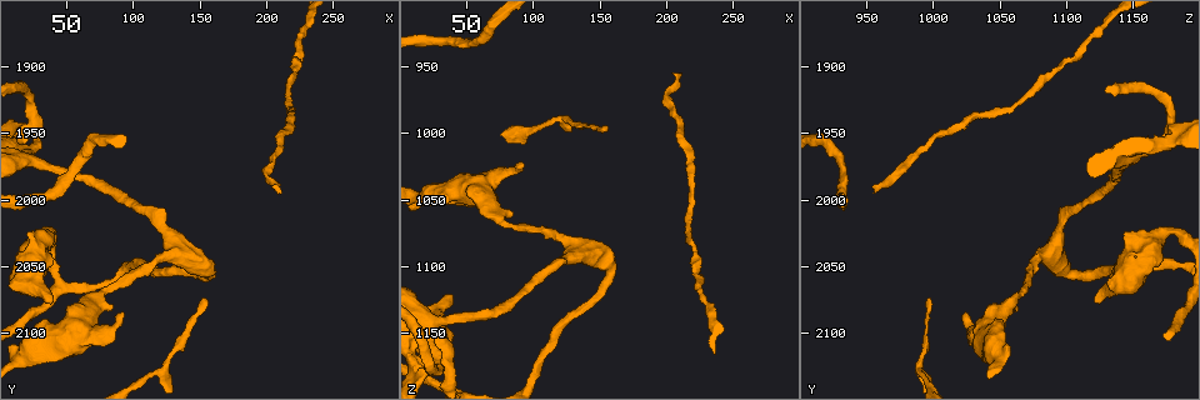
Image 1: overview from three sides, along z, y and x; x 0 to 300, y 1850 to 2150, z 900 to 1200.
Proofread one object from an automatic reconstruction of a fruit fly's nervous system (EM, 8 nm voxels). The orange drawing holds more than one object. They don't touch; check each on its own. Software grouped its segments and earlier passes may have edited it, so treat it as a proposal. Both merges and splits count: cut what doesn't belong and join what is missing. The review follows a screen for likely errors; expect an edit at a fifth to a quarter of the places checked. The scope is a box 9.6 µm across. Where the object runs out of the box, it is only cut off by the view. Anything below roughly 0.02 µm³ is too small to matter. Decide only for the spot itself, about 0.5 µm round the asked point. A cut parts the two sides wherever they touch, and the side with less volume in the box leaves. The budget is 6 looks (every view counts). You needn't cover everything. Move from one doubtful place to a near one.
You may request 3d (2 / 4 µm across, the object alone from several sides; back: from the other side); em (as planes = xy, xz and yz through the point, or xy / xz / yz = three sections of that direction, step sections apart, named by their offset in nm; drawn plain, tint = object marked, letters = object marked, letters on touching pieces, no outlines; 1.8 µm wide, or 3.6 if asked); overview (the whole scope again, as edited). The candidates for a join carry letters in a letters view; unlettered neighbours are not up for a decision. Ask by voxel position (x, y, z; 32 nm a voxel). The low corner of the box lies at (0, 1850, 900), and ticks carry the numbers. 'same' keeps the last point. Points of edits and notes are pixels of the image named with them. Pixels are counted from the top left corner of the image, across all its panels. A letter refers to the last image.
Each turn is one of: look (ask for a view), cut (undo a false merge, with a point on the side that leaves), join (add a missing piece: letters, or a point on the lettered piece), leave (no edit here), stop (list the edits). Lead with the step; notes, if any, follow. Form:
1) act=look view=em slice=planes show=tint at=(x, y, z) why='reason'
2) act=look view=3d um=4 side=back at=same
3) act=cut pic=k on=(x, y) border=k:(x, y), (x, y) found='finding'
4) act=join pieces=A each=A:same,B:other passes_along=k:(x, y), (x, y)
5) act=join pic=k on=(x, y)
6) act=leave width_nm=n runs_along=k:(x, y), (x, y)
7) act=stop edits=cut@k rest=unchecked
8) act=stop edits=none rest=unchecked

act=look view=em slice=xy step=8 show=letters at=(34, 2076, 1122) why='thick end'

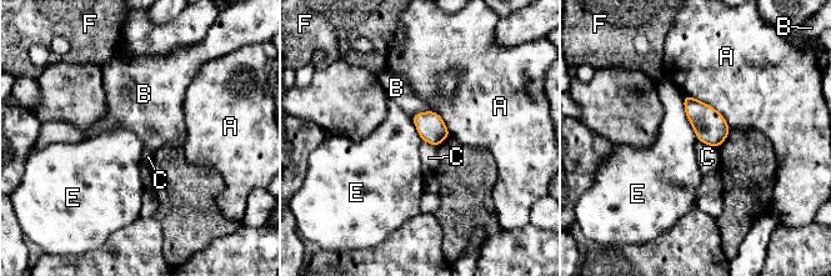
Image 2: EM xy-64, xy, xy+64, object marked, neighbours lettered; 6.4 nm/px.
act=look view=em slice=planes show=letters at=same why='another direction'

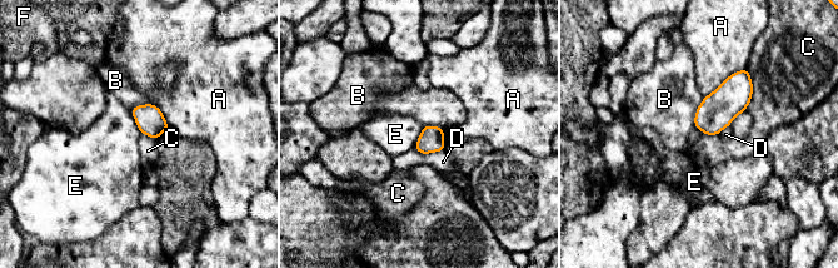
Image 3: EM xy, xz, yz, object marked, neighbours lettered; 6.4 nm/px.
act=leave each=A:other,B:other,C:other,D:other,E:other,F:other border=3:(129, 112), (141, 133) found='no lettered piece goes on from it'

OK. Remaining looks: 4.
act=look view=3d um=2 at=(94, 2084, 1024) why='an open end'

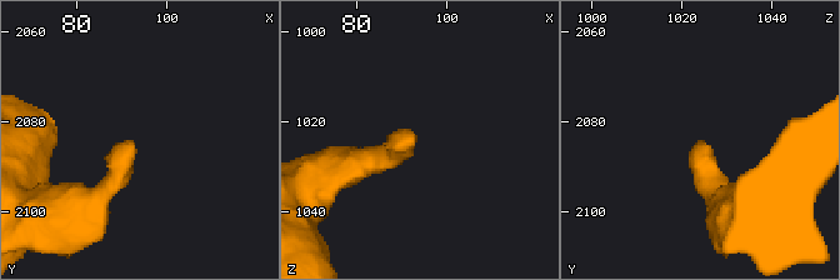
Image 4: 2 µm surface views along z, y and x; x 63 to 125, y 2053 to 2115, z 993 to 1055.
act=look view=em slice=xy step=16 show=tint at=(92, 2084, 1023)

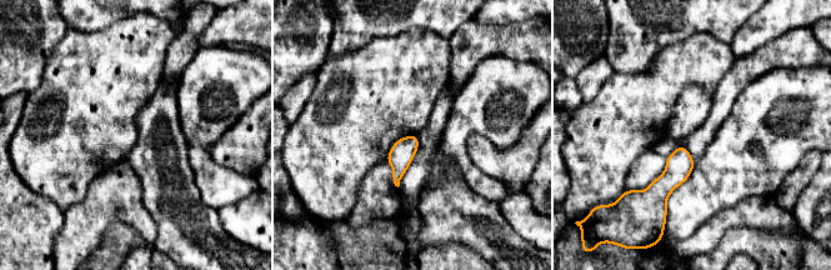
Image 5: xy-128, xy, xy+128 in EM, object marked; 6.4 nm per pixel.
act=look view=em slice=xy step=16 show=letters at=same why='what lies round it'

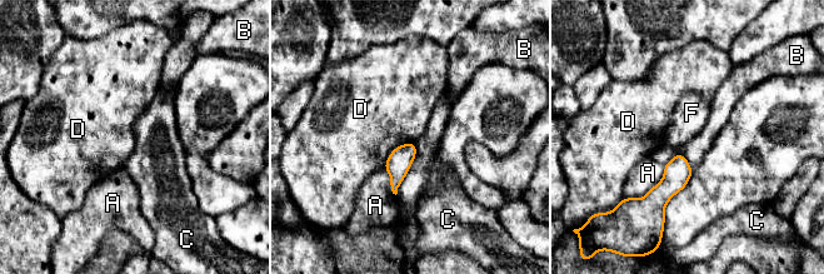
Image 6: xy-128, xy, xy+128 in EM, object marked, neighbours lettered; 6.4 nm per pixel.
act=leave each=A:other,B:other,C:other,D:other,F:other border=6:(414, 142), (396, 147), (383, 167) found='no lettered piece goes on from it'

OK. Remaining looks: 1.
act=stop edits=none rest=unchecked

